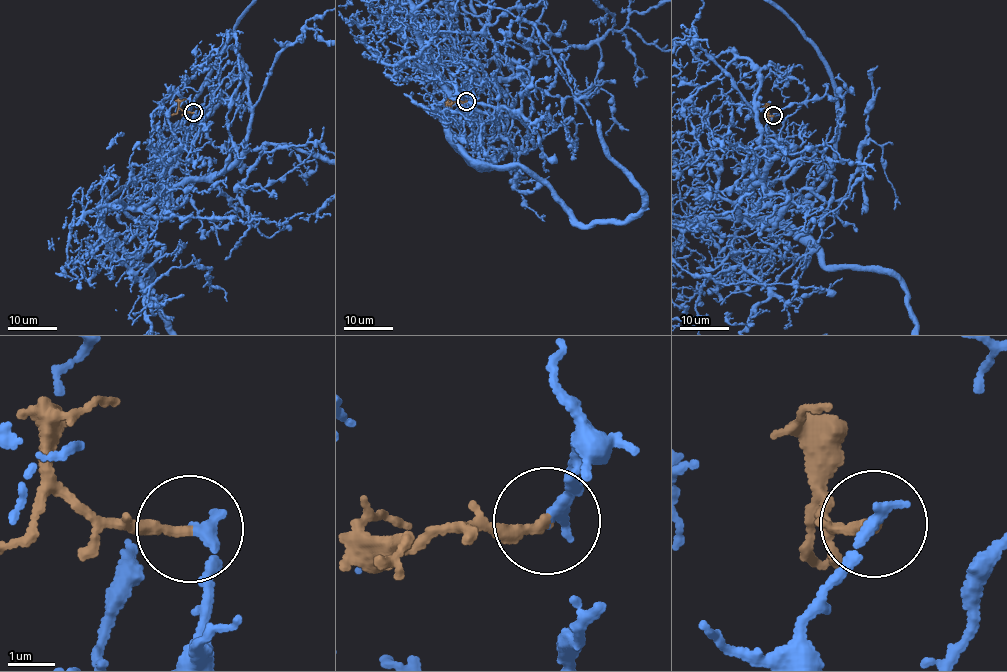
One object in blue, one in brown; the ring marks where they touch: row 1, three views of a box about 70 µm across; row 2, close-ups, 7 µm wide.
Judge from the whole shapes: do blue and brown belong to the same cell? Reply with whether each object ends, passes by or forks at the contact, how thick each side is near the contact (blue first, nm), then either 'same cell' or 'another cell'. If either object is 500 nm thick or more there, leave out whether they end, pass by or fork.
blue ends | brown ends | 280/240 nm | same cell

